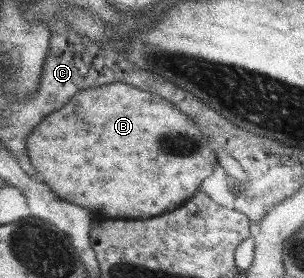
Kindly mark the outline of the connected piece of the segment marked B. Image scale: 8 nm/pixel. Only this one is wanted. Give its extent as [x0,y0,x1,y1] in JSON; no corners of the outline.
[26,82,217,219]

